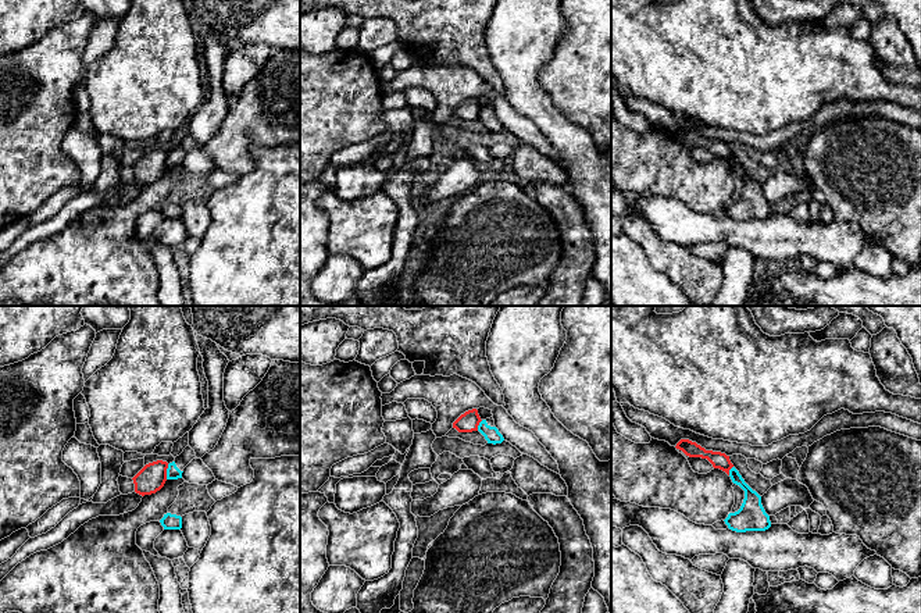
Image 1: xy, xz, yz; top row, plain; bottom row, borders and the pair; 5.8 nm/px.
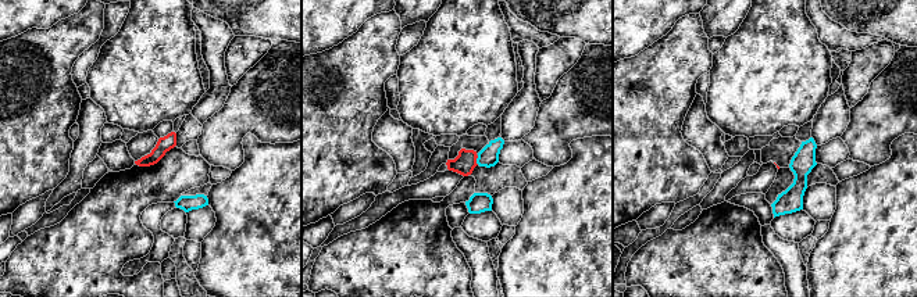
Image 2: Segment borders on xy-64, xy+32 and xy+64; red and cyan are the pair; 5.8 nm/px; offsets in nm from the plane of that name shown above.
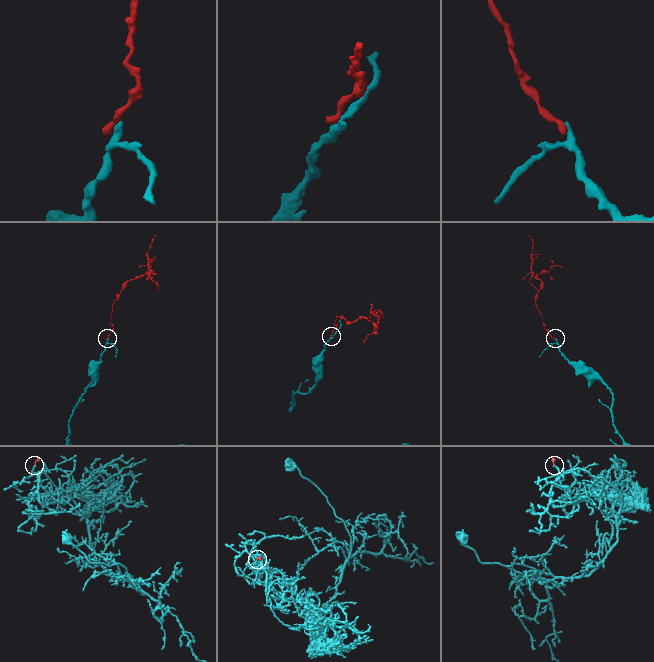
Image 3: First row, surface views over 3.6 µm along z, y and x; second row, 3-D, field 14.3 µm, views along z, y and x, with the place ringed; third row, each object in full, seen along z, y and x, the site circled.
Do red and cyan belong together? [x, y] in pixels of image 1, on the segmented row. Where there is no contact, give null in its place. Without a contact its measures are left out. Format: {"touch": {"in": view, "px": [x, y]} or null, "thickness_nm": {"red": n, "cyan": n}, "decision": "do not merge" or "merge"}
{"touch": {"in": "xy", "px": [166, 471]}, "thickness_nm": {"red": 160, "cyan": 80}, "decision": "do not merge"}

